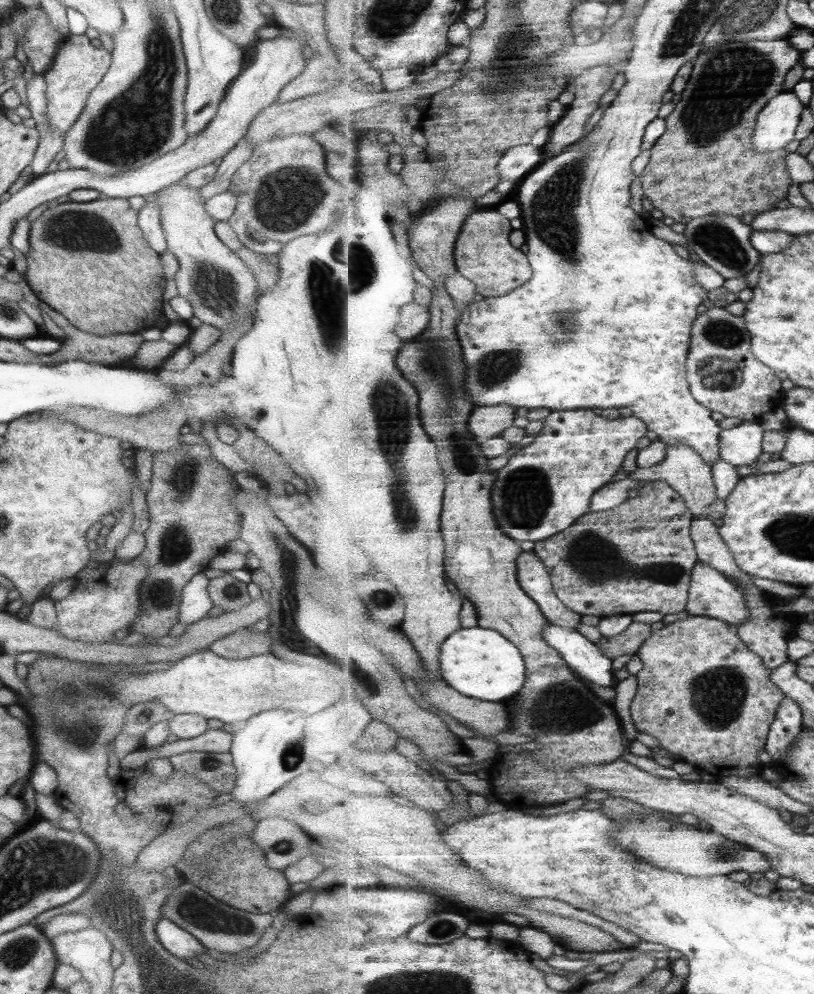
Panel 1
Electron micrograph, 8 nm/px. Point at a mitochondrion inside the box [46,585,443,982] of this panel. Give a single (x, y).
(205, 915)

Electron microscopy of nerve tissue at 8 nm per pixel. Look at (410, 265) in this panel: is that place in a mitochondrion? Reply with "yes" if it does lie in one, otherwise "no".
no

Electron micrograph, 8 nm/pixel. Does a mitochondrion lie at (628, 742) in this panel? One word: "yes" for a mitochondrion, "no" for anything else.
no

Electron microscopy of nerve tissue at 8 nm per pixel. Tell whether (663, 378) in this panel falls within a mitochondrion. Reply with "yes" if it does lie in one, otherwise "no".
no

